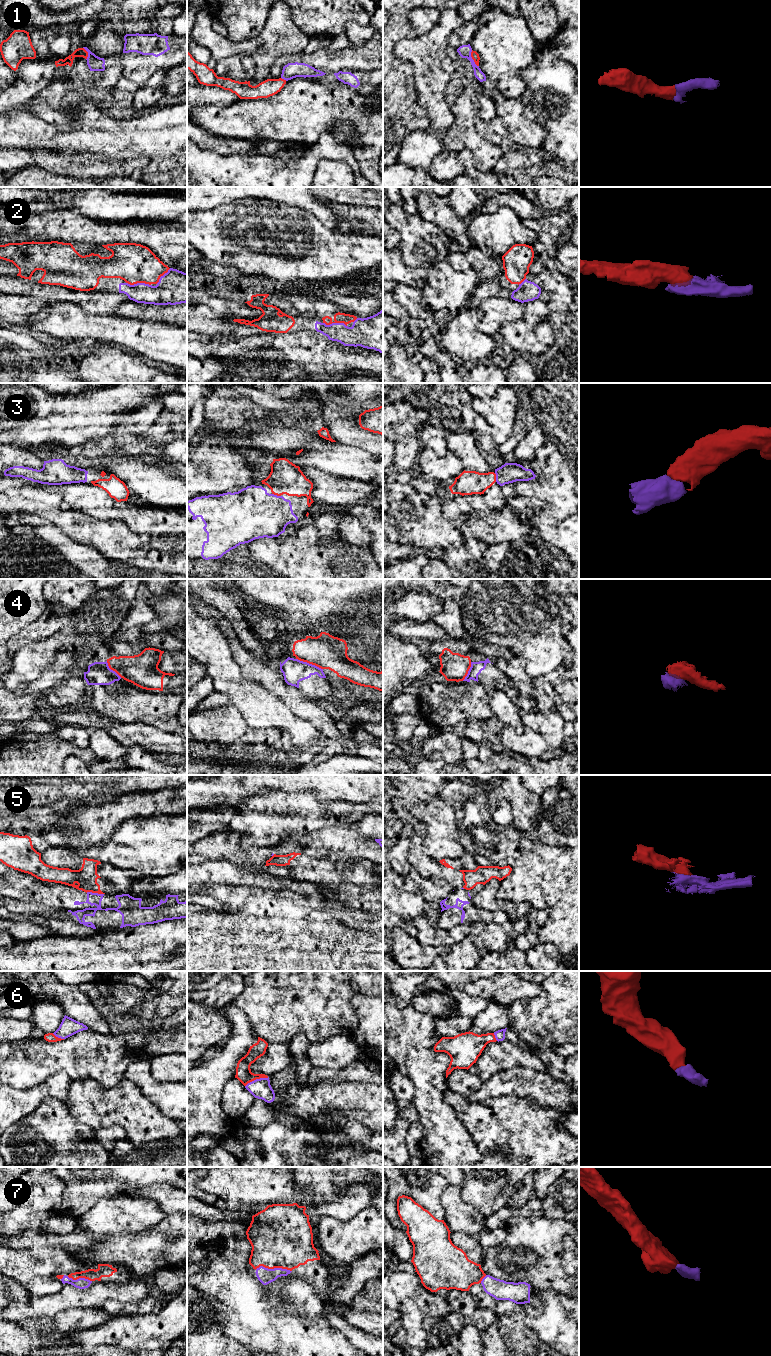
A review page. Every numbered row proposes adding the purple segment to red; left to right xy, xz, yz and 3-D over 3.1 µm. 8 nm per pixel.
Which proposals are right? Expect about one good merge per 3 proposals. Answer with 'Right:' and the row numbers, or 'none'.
Right: 1, 2, 3, 6, 7

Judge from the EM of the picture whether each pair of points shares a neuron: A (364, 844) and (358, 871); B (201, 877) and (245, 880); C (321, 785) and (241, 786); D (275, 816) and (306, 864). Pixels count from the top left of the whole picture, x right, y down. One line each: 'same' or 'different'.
A: different
B: same
C: same
D: different

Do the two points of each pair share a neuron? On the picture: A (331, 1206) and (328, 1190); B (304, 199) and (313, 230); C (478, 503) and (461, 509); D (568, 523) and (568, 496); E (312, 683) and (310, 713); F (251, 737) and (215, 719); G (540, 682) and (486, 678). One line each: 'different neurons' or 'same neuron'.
A: different neurons
B: different neurons
C: same neuron
D: different neurons
E: different neurons
F: same neuron
G: different neurons

